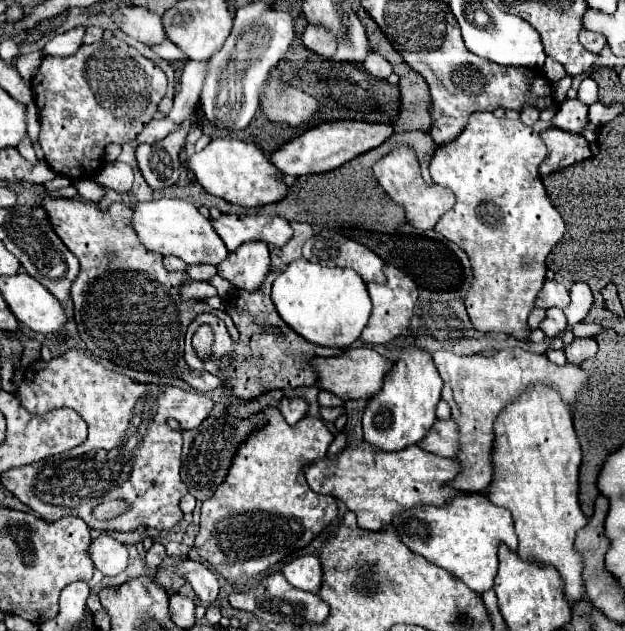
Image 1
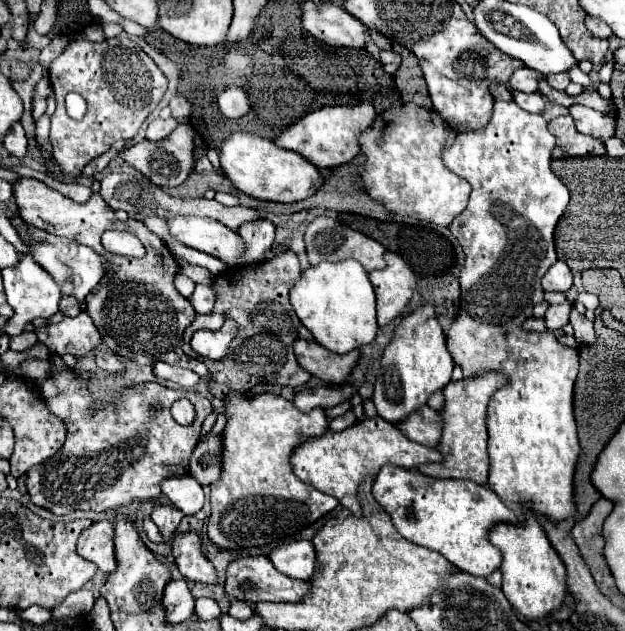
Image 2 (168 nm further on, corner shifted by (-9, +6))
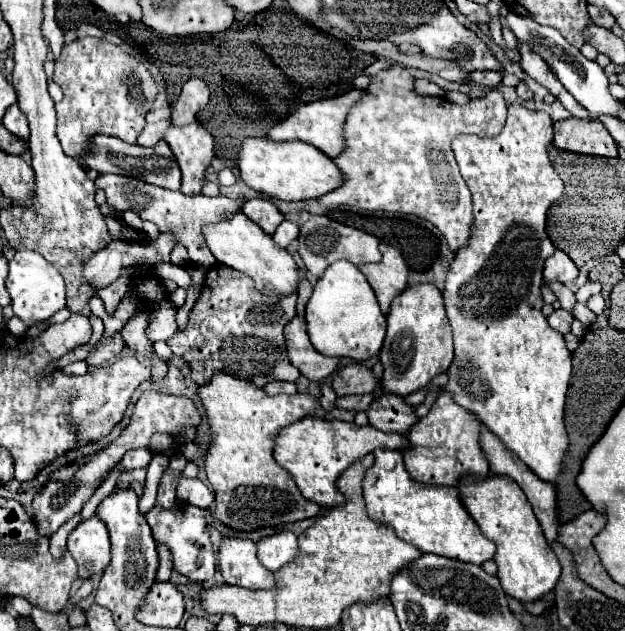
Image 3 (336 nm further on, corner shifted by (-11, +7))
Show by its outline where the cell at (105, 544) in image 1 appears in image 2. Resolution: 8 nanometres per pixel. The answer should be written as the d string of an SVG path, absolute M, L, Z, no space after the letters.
M96 521L78 537L78 555L92 561L100 571L112 573L116 569L114 557L114 529L110 521Z

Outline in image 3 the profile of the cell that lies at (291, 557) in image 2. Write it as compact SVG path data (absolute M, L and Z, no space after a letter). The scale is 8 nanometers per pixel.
M286 530L262 538L256 546L258 546L258 560L272 572L278 572L286 564L292 564L298 556L298 536Z

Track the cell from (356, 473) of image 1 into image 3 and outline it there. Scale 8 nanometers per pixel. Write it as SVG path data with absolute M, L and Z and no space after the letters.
M308 416L306 420L296 422L296 426L286 426L280 432L274 446L274 458L282 464L282 468L286 468L294 476L296 486L300 488L304 498L320 506L332 508L346 502L342 492L336 486L338 478L346 472L346 468L350 468L356 460L364 458L376 448L406 450L408 446L410 442L406 436L386 434L370 424L356 426L354 422L330 422L330 420Z

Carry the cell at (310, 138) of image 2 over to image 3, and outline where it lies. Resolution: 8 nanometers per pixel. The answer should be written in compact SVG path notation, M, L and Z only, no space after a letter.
M352 90L346 92L346 96L336 96L336 98L328 98L328 100L316 100L310 104L300 106L292 116L288 116L286 120L282 120L280 124L276 124L268 136L276 142L286 142L286 140L302 140L308 142L312 146L316 146L320 152L324 152L326 156L330 156L332 160L336 156L340 156L344 152L344 122L346 116L350 112L350 108L362 98L362 90Z

